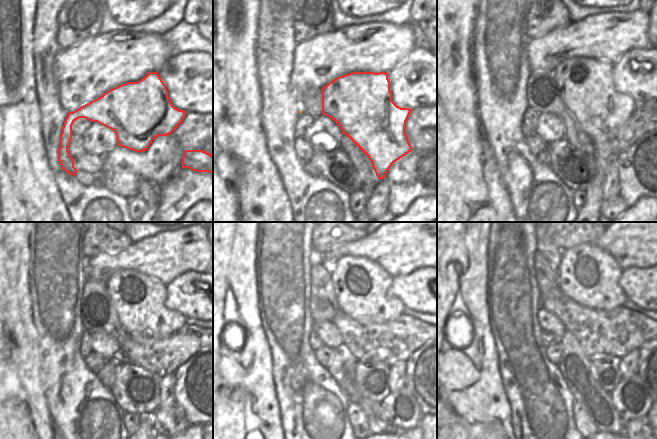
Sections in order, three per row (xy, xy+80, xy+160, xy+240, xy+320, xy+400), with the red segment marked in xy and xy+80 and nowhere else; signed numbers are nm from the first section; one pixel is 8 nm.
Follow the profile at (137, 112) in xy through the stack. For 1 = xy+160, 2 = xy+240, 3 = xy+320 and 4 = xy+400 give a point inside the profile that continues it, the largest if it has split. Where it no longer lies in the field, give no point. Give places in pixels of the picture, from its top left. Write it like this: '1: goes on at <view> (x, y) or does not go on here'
1: goes on at xy+160 (586, 85)
2: goes on at xy+240 (138, 299)
3: goes on at xy+320 (362, 287)
4: goes on at xy+400 (587, 274)

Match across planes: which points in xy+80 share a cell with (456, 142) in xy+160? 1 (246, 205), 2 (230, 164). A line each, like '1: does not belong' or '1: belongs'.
1: does not belong
2: belongs

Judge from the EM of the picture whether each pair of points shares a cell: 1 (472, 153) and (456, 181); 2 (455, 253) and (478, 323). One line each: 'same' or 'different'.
1: same
2: same

